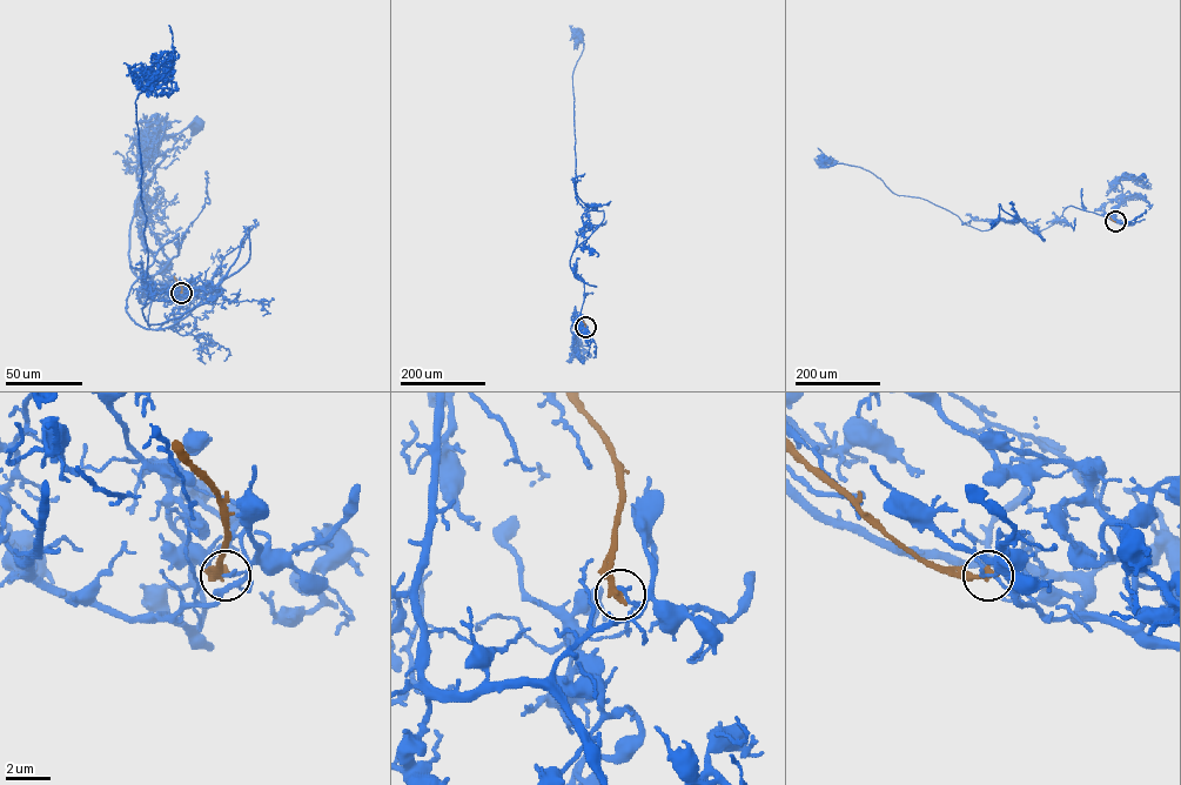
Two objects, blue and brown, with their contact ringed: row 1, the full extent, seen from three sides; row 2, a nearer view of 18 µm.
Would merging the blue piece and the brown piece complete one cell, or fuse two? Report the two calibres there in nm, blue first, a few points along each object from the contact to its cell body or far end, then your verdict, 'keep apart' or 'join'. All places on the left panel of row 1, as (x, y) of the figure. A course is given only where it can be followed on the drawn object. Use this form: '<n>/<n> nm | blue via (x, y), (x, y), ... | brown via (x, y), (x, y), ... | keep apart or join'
180/360 nm | blue via (182, 293), (168, 292), (161, 274), (134, 273), (129, 229), (163, 159), (163, 123), (167, 139), (198, 121) | brown via (181, 293), (173, 275) | keep apart

